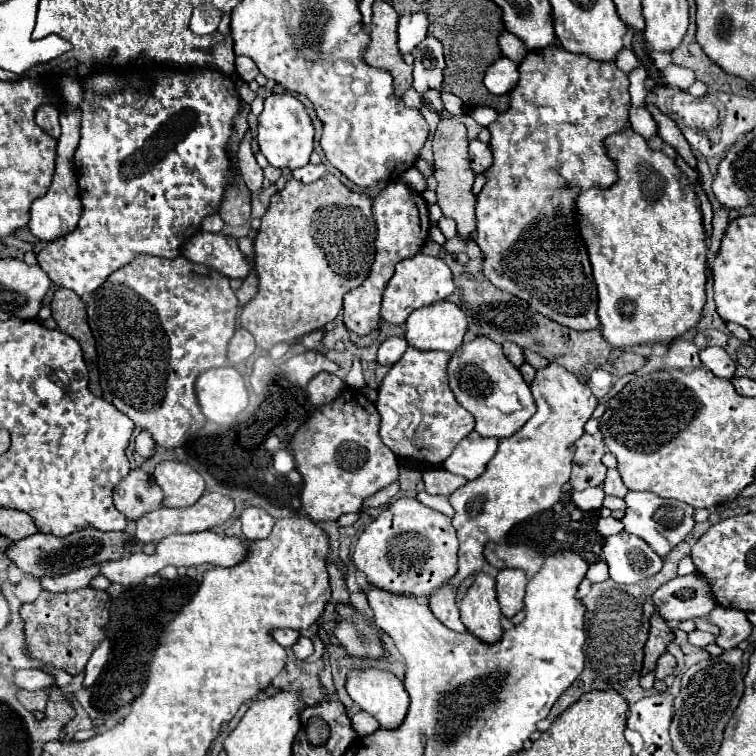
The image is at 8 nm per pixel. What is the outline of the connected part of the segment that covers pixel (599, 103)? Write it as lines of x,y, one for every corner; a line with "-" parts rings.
552,44
548,48
542,50
532,50
524,56
524,60
518,64
518,72
520,72
520,80
514,86
514,90
510,92
510,106
506,110
506,114
498,114
496,122
492,122
488,126
490,130
490,150
494,156
492,166
484,172
486,184
482,186
478,200
476,200
476,238
474,242
480,246
482,254
484,254
484,276
500,290
510,292
512,296
528,302
534,310
538,310
542,316
556,320
558,324
564,324
568,328
576,328
576,330
592,330
592,328
600,328
600,320
596,318
596,284
592,278
592,268
590,268
590,260
588,260
588,250
584,246
584,242
580,240
580,232
574,226
576,224
576,196
582,190
588,188
610,188
618,176
616,176
616,162
608,156
608,150
604,146
604,140
610,134
616,132
624,132
630,128
630,120
628,120
628,108
630,108
630,94
628,94
628,76
624,72
620,72
616,68
614,62
588,62
588,58
580,58
580,54
568,54
566,50
560,50
560,46

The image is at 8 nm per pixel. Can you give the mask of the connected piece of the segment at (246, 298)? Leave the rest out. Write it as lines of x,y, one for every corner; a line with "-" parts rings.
254,270
242,280
242,286
240,286
240,290
236,292
236,296
238,296
238,300
240,300
240,304
246,304
246,302
250,302
252,298
254,298
254,294
256,294
256,290
258,290
258,278
256,278
256,274
254,274

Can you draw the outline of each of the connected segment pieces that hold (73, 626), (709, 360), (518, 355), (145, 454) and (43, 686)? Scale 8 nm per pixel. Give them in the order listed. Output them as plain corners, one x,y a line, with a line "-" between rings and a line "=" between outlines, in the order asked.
94,588
68,590
64,594
52,594
48,590
42,590
42,594
32,604
22,604
20,618
24,620
24,636
26,636
24,652
30,658
44,662
48,668
62,668
68,674
78,676
92,654
92,646
96,646
96,642
104,638
104,626
110,618
110,598
104,590
94,590
=
718,346
718,348
706,348
706,350
700,350
700,360
702,360
702,364
704,364
710,372
714,372
716,376
726,378
726,380
734,378
736,364
734,364
734,360
726,354
724,348
=
506,342
506,344
504,344
504,354
506,354
506,358
508,358
516,368
520,368
520,366
524,364
524,354
522,354
520,346
=
140,432
140,434
136,436
134,444
136,444
136,446
134,446
136,454
140,454
142,458
152,458
154,452
156,452
156,444
152,442
152,436
150,436
148,432
=
16,670
14,684
24,690
48,690
54,684
54,678
44,670

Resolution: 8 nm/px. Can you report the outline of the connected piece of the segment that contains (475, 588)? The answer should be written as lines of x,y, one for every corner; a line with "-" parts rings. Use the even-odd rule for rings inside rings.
480,572
474,584
460,600
460,618
470,634
480,642
498,642
502,638
502,612
496,600
494,578

